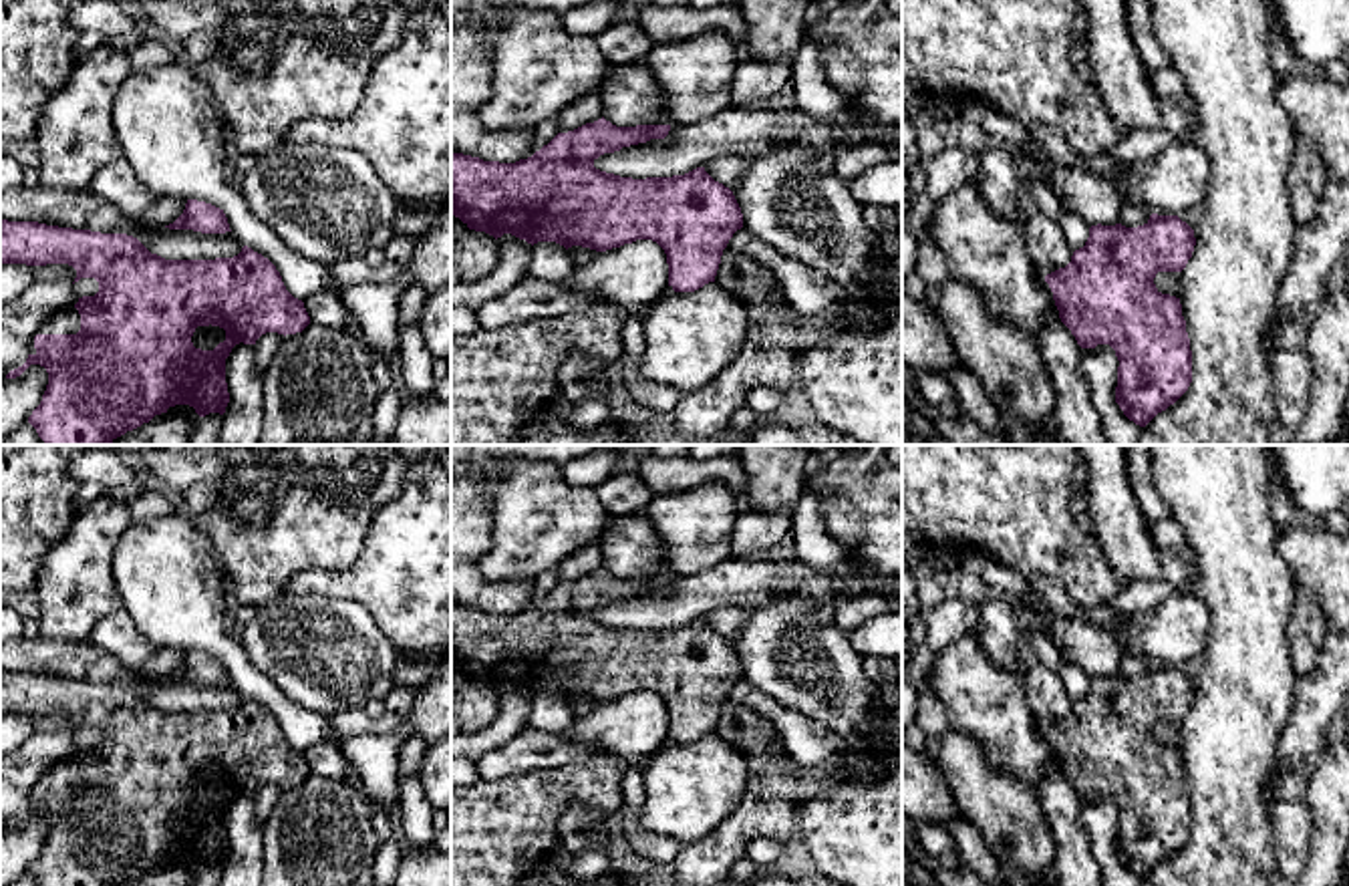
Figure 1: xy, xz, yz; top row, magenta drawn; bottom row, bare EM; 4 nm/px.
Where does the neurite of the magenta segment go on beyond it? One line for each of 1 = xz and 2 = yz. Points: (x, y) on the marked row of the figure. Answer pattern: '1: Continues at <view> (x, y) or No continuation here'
1: No continuation here
2: No continuation here

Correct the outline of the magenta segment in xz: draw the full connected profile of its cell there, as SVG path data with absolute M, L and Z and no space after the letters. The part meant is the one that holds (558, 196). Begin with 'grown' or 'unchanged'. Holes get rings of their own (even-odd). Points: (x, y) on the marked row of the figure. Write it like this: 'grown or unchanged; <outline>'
unchanged; M604 117L574 131L558 133L548 145L515 163L483 161L451 151L451 213L469 230L495 240L511 234L528 244L556 242L606 252L636 240L656 242L668 264L668 286L695 292L715 282L723 250L743 228L741 207L729 187L705 167L685 175L632 179L594 167L604 153L664 139L670 125L616 127Z

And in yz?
unchanged; M1152 213L1144 226L1126 228L1091 226L1083 248L1075 250L1071 262L1045 276L1053 292L1061 322L1071 330L1081 348L1109 344L1119 360L1115 403L1123 415L1140 427L1146 427L1158 413L1174 405L1192 383L1192 350L1182 316L1180 298L1162 294L1154 278L1158 272L1182 272L1196 246L1194 230L1178 215Z

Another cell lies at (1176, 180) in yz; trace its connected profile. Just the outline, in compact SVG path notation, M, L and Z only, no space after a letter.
M1174 139L1158 157L1126 169L1115 185L1148 211L1178 215L1204 201L1210 173L1210 159L1200 147Z

